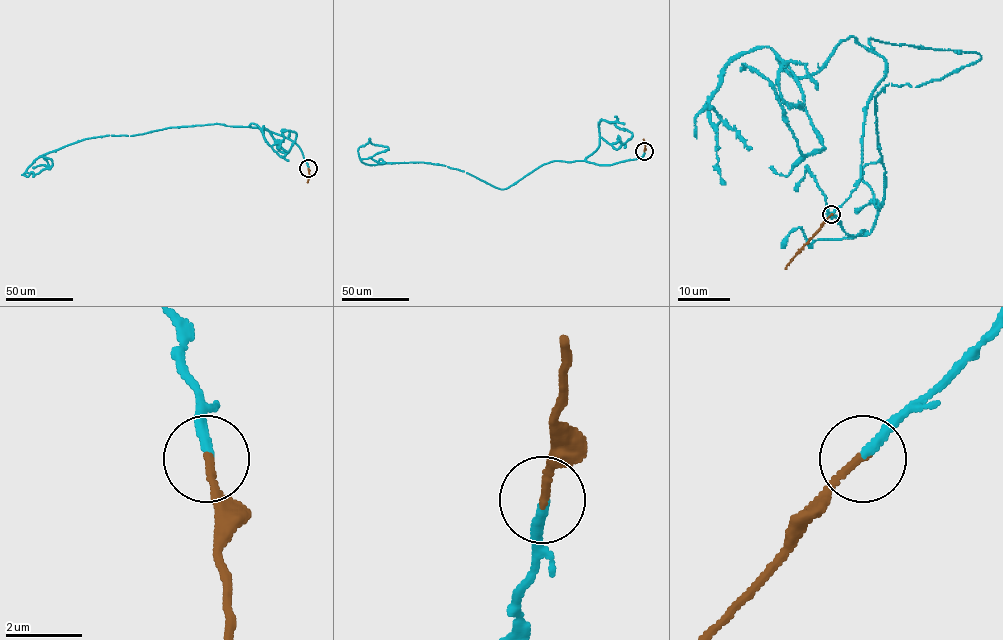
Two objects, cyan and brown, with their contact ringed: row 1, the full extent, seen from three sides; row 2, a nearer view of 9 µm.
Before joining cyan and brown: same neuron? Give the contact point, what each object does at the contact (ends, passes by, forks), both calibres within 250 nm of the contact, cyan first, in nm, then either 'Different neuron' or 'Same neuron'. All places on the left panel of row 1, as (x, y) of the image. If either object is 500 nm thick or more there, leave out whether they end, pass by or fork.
Place: (308, 168). At the ring cyan ends. At the ring brown ends. Thickness 280 nm (cyan) against 200 nm. Same neuron

